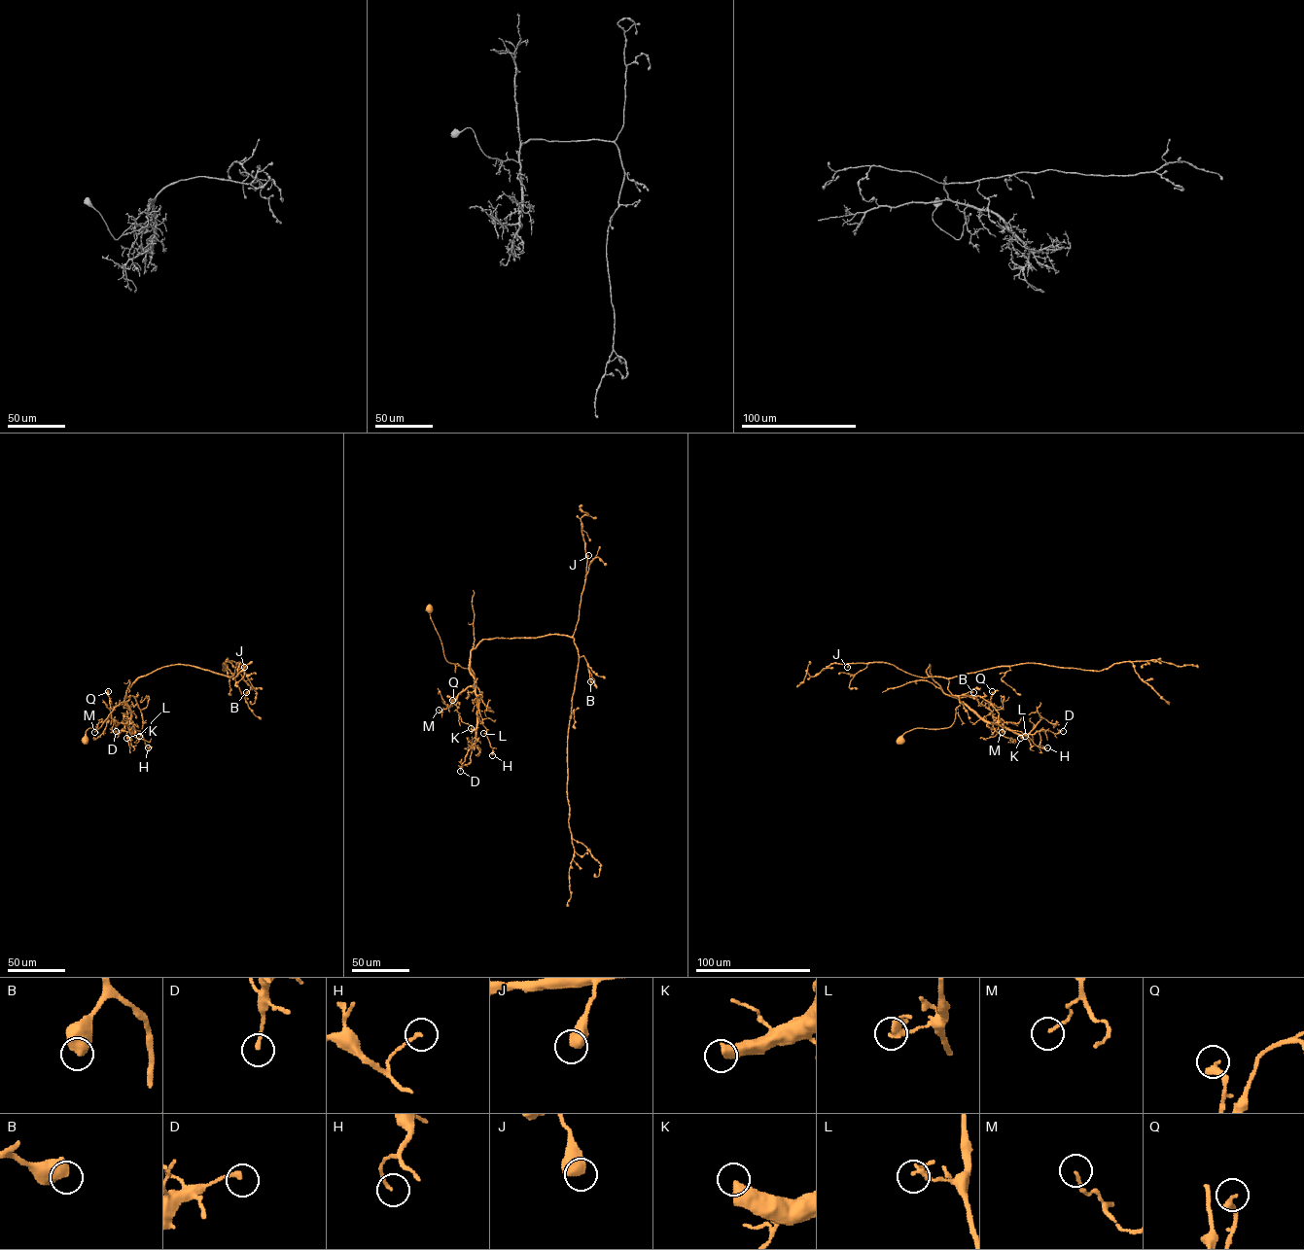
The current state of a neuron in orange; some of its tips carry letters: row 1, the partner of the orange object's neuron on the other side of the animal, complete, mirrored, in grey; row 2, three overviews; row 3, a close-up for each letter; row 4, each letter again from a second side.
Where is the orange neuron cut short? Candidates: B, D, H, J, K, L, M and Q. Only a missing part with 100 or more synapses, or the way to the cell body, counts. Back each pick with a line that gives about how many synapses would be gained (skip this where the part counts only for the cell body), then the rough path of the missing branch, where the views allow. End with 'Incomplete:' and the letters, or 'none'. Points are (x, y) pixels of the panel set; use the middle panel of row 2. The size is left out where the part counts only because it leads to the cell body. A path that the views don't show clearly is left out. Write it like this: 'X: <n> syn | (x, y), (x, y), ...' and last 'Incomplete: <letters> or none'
K: 250 syn | (471, 728), (430, 717), (424, 719), (422, 710)
Incomplete: K

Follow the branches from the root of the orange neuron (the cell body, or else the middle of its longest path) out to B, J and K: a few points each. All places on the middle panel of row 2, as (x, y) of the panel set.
B: (429, 608), (448, 662), (468, 668), (470, 652), (484, 639), (563, 635), (574, 639), (590, 681)
J: (429, 608), (444, 658), (465, 668), (468, 668), (470, 652), (484, 639), (571, 637), (579, 619), (588, 555)
K: (429, 608), (444, 658), (448, 662), (468, 669), (474, 679), (476, 726), (471, 728)

